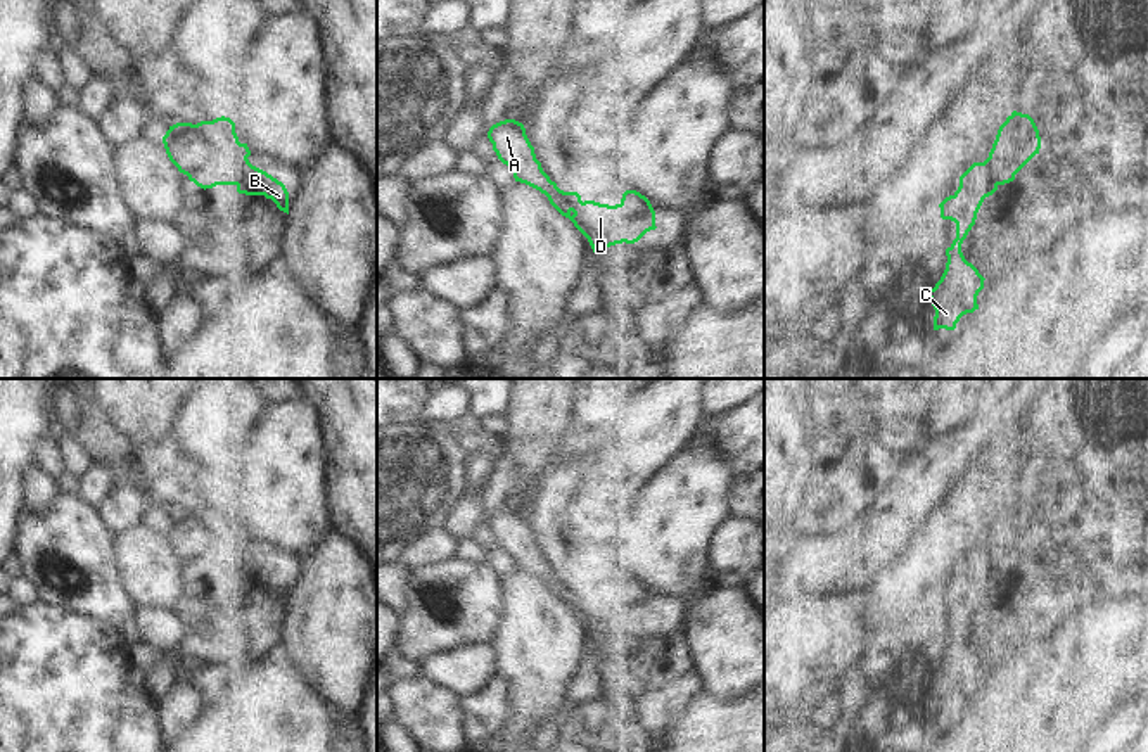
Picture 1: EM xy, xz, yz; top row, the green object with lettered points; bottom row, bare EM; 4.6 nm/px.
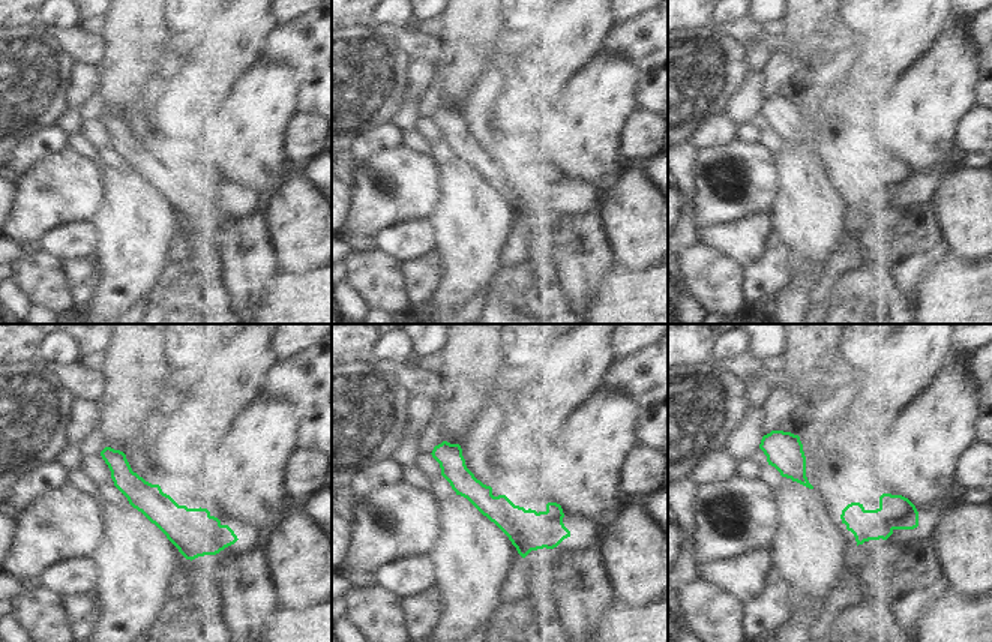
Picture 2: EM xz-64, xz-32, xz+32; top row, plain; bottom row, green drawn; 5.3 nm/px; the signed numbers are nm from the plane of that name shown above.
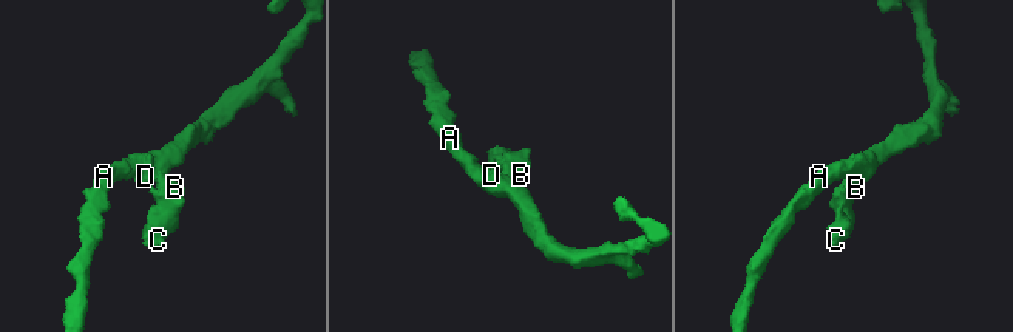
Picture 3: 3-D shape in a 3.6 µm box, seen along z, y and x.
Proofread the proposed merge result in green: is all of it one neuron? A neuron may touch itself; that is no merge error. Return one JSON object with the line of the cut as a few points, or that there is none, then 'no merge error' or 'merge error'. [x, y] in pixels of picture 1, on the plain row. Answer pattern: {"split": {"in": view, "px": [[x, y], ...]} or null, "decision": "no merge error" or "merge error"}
{"split": {"in": "xz", "px": [[619, 592], [628, 611], [647, 618]]}, "decision": "merge error"}

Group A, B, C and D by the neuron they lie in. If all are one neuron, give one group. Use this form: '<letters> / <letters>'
A D / B C

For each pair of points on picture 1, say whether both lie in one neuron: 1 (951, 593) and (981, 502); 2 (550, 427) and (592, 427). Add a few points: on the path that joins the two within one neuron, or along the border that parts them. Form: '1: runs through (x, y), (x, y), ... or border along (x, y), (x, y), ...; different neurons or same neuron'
1: border along (984, 547), (939, 592); different neurons
2: border along (574, 422), (583, 441); different neurons

